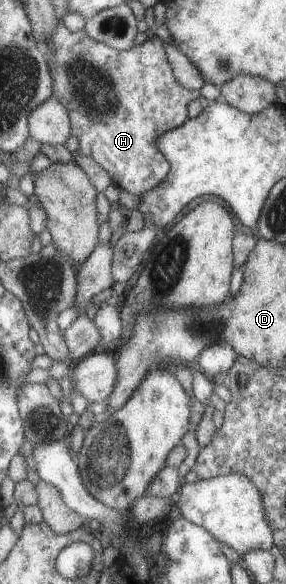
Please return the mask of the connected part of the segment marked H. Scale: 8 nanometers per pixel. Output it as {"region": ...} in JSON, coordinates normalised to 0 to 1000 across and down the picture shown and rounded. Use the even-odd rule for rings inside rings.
{"region":[[[203,33],[182,65],[168,65],[168,75],[143,80],[182,134],[185,166],[234,188],[248,233],[273,243],[276,259],[357,284],[399,317],[486,337],[497,329],[559,315],[591,289],[587,277],[545,253],[545,236],[629,216],[654,204],[657,175],[699,166],[689,154],[643,151],[608,137],[566,70],[542,62],[521,67],[490,79],[413,89],[322,68],[294,51],[245,55],[217,33]]]}

